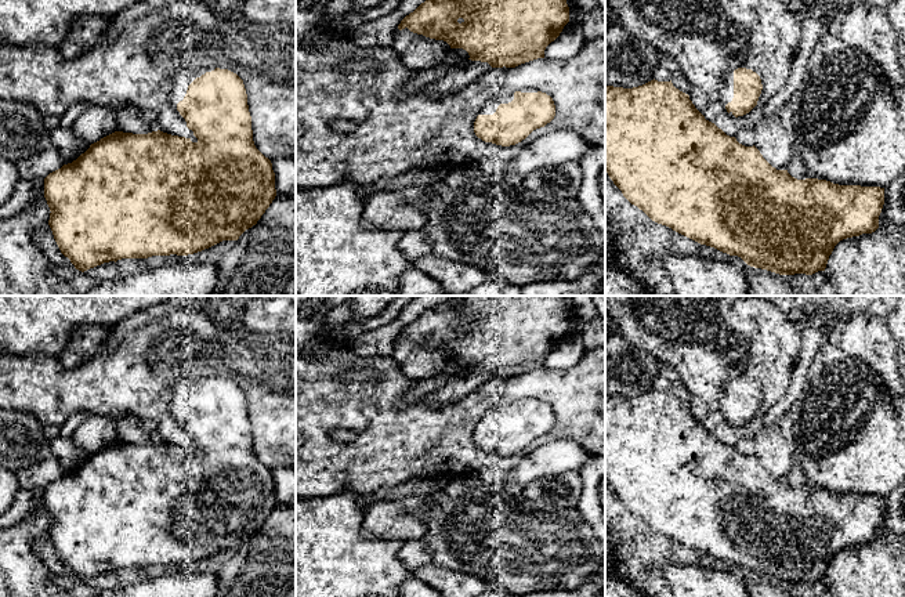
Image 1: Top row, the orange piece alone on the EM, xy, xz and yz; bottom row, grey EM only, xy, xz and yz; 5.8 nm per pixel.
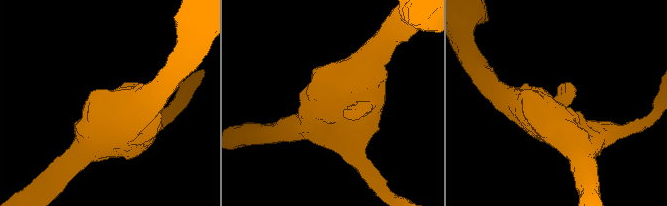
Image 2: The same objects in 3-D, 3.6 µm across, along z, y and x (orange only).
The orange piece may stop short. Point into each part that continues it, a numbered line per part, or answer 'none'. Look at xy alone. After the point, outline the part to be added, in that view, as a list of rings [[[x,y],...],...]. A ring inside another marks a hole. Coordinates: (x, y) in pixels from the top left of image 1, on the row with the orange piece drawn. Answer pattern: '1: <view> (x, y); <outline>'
1: xy (184, 78); [[[185,68],[181,69],[177,76],[174,77],[170,91],[169,91],[169,98],[173,104],[173,106],[177,109],[177,104],[184,100],[188,86],[196,79],[204,75],[206,72],[211,72],[216,68]]]

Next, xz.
1: xz (489, 107); [[[514,94],[493,97],[484,102],[481,109],[478,111],[478,115],[493,115],[500,104],[508,104],[513,100]]]

